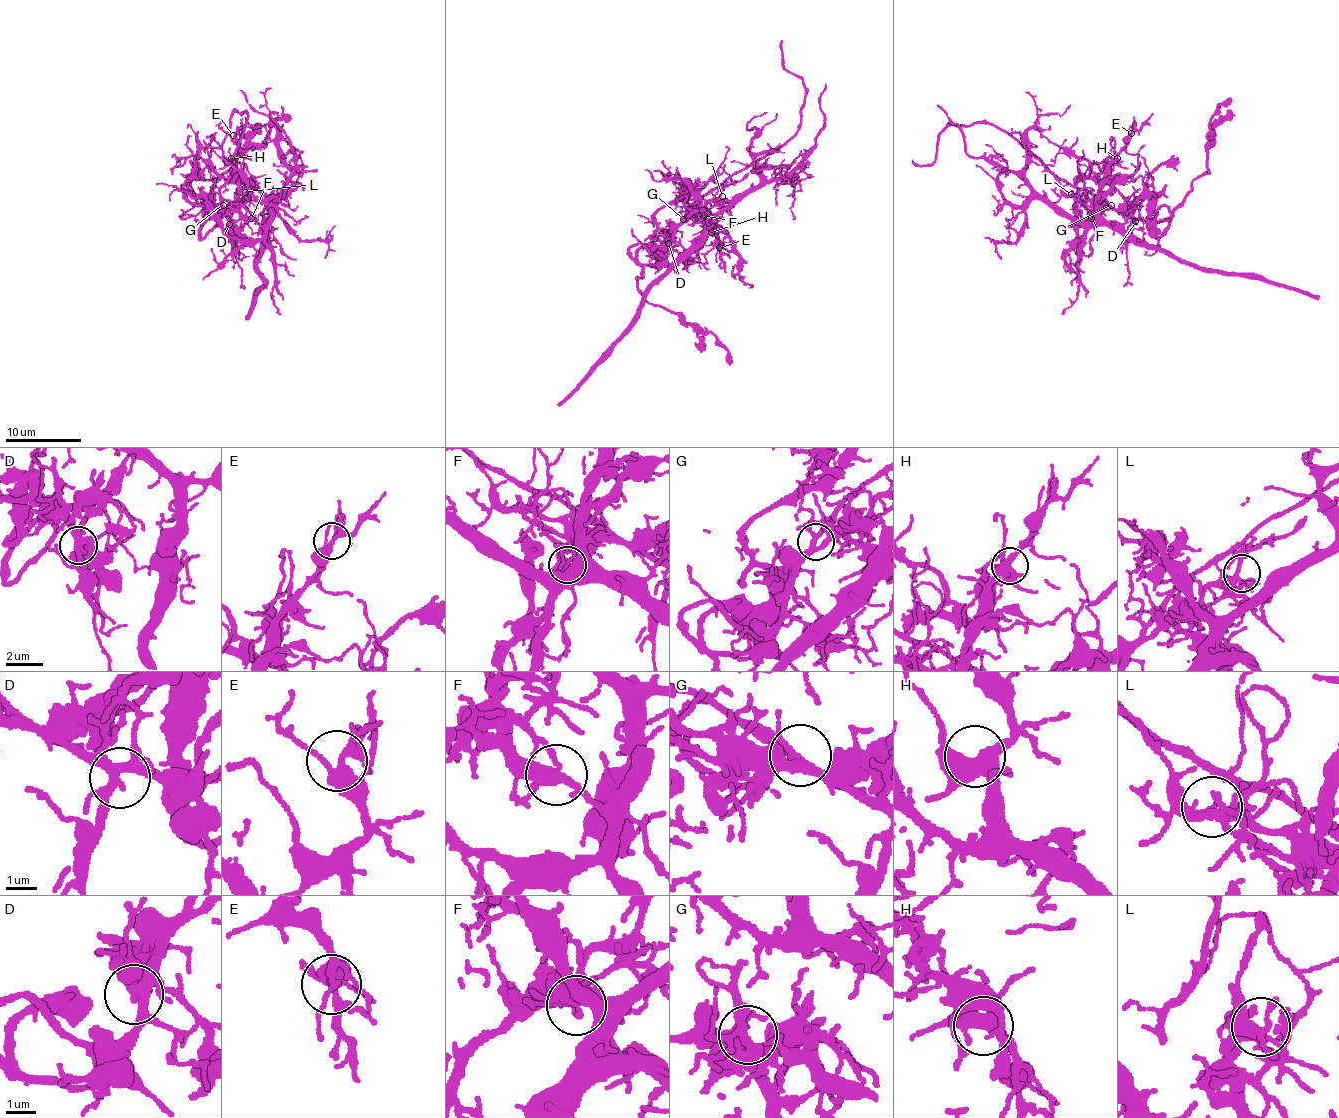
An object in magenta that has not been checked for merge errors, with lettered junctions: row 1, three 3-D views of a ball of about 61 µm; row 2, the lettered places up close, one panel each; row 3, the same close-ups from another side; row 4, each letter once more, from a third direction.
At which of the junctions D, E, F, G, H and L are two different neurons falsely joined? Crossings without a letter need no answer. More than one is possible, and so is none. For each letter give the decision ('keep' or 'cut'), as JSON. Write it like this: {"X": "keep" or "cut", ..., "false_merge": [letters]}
{"D": "keep", "E": "keep", "F": "cut", "G": "keep", "H": "keep", "L": "keep", "false_merge": ["F"]}

